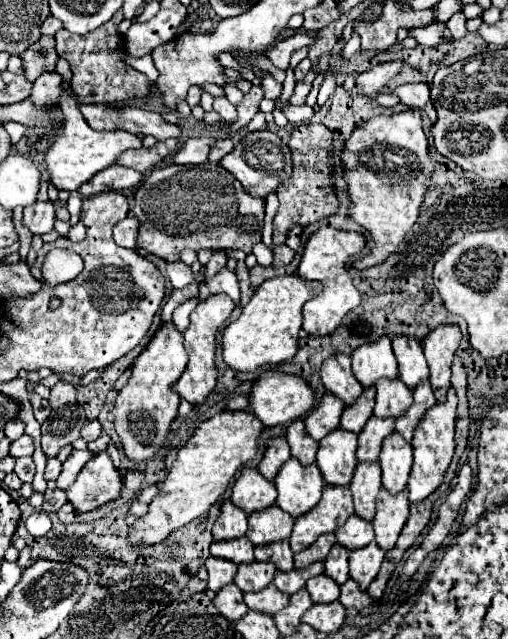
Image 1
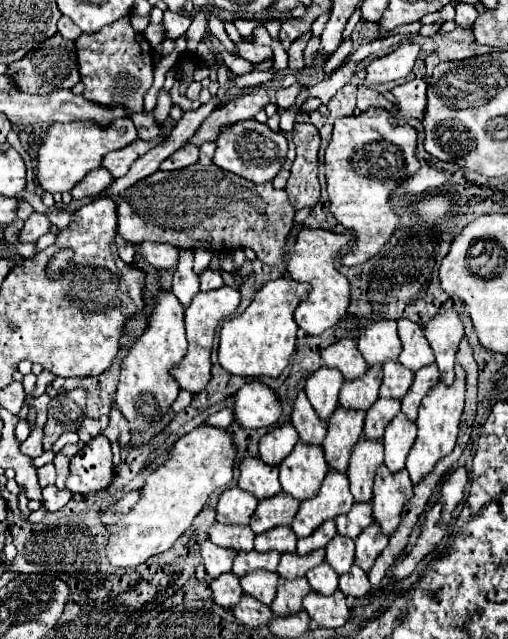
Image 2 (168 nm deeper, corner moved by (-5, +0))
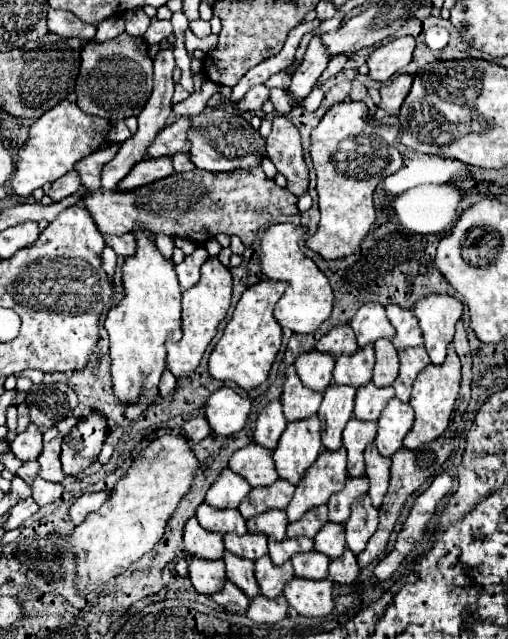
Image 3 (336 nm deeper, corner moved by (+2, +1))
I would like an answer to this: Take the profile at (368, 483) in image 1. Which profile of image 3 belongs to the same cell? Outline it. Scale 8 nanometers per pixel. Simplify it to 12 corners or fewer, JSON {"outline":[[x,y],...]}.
{"outline":[[350,418],[344,428],[348,474],[364,474],[364,448],[376,422]]}

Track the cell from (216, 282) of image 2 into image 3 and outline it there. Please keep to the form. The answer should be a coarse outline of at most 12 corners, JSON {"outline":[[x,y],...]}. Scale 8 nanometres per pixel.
{"outline":[[196,248],[176,266],[182,290],[200,278],[208,252]]}

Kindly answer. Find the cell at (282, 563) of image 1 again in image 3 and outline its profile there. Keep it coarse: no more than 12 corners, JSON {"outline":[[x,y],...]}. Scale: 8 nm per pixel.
{"outline":[[266,510],[250,518],[248,530],[280,540],[286,536],[286,510]]}

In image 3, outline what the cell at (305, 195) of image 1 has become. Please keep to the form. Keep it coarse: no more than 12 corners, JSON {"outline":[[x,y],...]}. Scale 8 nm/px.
{"outline":[[272,118],[268,158],[288,180],[288,190],[308,190],[308,168],[296,126]]}

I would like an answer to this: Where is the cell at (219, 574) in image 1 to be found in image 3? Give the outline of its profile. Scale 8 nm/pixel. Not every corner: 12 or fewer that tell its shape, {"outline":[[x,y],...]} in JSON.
{"outline":[[194,516],[184,544],[200,558],[222,558],[222,534],[204,530]]}

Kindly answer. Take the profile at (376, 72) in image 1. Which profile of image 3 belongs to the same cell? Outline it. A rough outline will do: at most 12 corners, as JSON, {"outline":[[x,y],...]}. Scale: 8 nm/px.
{"outline":[[414,36],[382,44],[368,58],[370,78],[388,82],[412,60]]}

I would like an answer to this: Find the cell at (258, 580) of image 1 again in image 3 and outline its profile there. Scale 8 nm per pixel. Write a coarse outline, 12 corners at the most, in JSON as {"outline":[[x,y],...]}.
{"outline":[[224,534],[224,546],[246,560],[268,552],[266,536]]}

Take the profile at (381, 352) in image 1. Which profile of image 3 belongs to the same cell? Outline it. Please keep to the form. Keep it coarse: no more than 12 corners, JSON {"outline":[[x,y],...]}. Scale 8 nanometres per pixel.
{"outline":[[364,304],[350,320],[358,346],[394,338],[384,306]]}

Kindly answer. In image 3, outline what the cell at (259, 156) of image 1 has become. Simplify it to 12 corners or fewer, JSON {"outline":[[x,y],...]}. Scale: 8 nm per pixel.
{"outline":[[224,108],[190,118],[190,162],[206,172],[256,166],[264,142]]}

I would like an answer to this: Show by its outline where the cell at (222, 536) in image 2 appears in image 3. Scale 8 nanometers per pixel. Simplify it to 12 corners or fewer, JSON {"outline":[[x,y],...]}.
{"outline":[[202,502],[196,518],[206,530],[246,534],[238,510],[216,510]]}

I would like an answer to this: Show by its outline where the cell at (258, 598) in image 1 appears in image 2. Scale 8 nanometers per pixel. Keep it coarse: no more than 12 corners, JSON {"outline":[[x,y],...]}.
{"outline":[[251,571],[241,577],[243,593],[265,605],[277,595],[277,573]]}

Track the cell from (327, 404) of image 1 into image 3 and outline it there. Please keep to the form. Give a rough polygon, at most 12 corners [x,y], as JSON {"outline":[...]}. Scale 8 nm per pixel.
{"outline":[[304,352],[294,362],[304,386],[324,392],[334,356]]}

